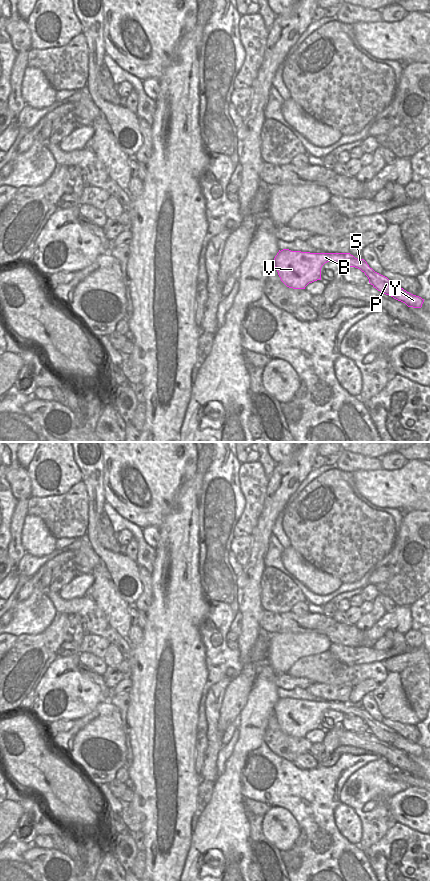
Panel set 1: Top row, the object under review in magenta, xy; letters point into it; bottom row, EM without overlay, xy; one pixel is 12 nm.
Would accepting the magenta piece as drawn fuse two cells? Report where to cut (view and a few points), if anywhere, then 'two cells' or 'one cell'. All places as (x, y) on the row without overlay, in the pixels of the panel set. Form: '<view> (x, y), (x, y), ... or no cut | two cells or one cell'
no cut | one cell

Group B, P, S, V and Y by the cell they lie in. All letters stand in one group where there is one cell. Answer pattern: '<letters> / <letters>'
B P S V Y

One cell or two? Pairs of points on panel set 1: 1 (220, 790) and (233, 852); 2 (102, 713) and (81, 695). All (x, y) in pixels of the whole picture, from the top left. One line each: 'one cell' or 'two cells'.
1: one cell
2: two cells

